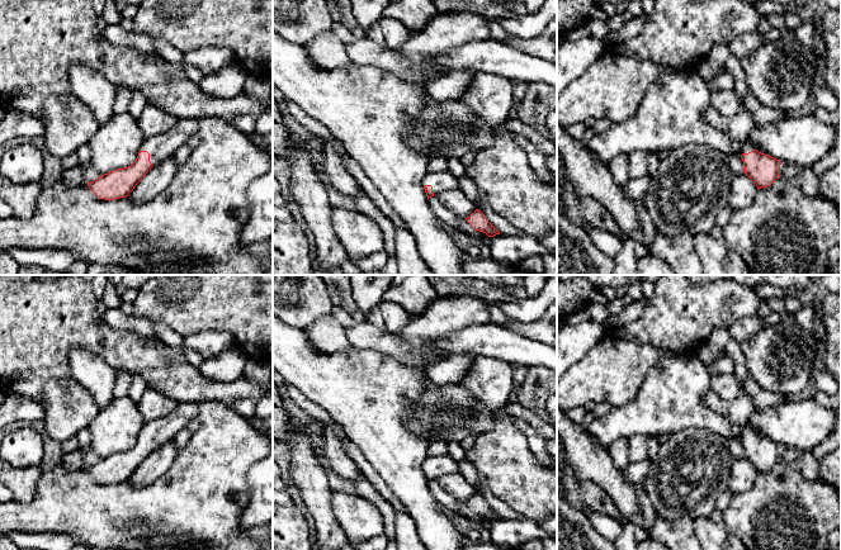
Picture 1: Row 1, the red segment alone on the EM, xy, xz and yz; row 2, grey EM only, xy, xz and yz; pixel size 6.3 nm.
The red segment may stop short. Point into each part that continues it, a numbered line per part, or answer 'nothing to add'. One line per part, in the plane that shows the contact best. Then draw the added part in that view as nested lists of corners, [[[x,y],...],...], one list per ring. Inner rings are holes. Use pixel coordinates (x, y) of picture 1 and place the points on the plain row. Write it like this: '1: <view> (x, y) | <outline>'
1: xy (161, 430) | [[[180,403],[171,413],[165,417],[145,422],[140,435],[150,437],[152,450],[174,438],[174,436],[188,426],[198,413],[195,403]]]

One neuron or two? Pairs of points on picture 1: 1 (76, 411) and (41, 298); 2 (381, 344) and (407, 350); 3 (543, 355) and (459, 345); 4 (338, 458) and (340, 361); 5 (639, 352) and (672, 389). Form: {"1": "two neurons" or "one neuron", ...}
{"1": "two neurons", "2": "one neuron", "3": "one neuron", "4": "two neurons", "5": "two neurons"}

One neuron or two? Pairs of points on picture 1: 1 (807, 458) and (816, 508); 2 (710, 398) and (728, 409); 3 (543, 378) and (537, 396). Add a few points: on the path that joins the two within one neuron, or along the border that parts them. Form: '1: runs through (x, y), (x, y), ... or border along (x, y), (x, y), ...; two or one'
1: border along (795, 464), (807, 479), (820, 479); two
2: runs through (714, 402), (724, 408); one
3: runs through (541, 382), (537, 392); one

